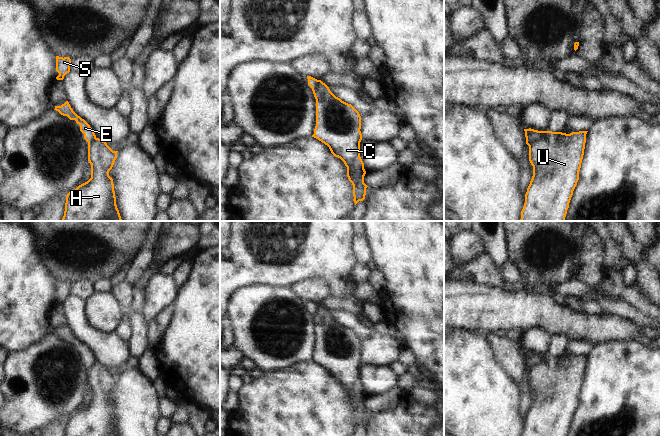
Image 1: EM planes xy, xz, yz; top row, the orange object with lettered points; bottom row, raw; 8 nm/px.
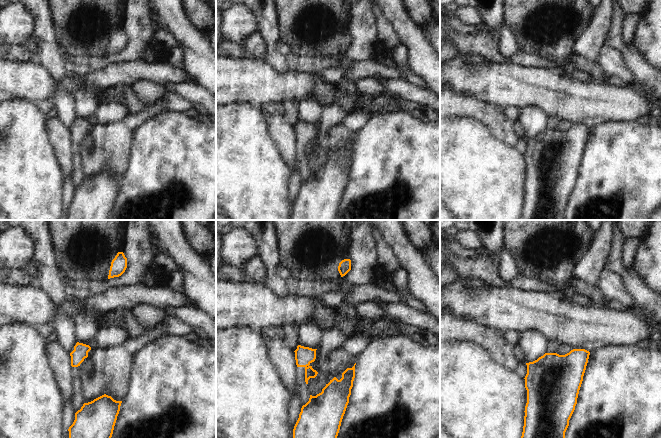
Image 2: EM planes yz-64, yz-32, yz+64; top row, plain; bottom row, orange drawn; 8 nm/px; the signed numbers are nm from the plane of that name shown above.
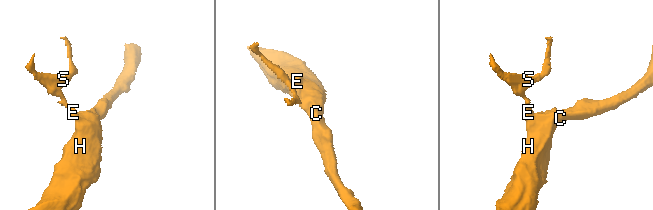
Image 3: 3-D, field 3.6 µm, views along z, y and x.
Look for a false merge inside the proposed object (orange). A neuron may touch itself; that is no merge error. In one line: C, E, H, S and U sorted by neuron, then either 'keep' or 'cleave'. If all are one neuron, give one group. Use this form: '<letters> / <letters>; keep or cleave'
C H U / E S; cleave

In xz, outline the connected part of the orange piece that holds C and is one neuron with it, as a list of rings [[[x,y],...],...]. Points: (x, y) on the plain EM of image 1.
[[[318,304],[313,318],[316,350],[312,361],[327,369],[331,377],[344,386],[356,429],[365,423],[368,411],[364,407],[366,395],[360,381],[361,340],[351,328],[336,321],[321,304]]]

